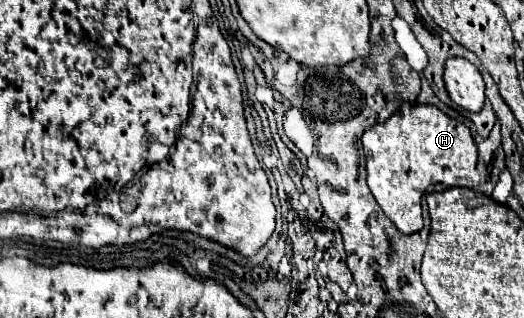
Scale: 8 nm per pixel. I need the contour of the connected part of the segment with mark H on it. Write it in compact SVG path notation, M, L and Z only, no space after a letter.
M401 105L397 113L393 113L385 123L373 125L373 129L367 129L361 137L365 161L367 161L367 185L377 199L383 213L395 223L395 227L405 233L417 233L423 227L421 217L421 195L423 191L433 183L443 183L445 171L449 169L455 179L467 177L475 165L477 165L477 147L471 137L471 131L467 125L447 117L443 111L439 111L433 105Z

